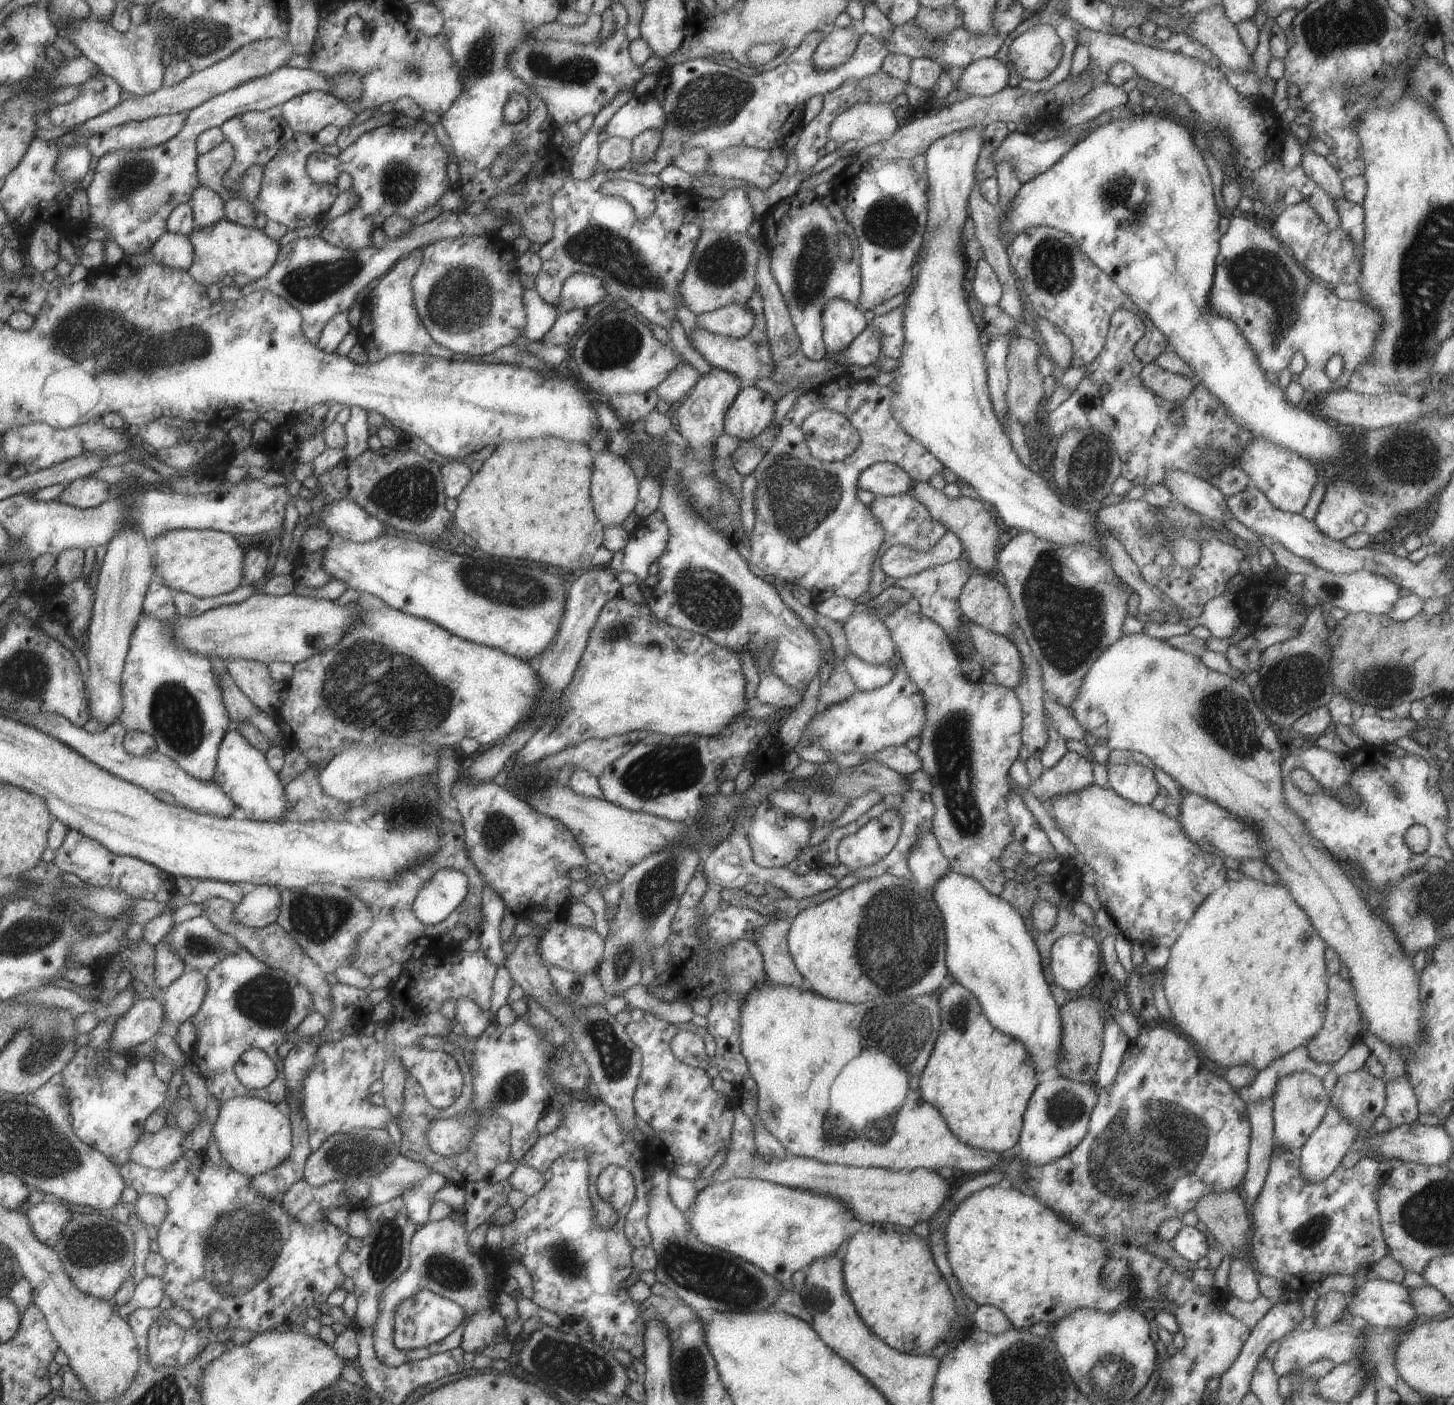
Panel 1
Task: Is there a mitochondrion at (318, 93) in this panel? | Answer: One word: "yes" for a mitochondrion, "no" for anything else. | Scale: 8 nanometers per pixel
no

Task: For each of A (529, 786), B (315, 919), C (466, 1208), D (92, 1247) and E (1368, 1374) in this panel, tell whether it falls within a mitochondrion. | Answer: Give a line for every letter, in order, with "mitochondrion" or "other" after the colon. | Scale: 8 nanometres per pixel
A: other
B: mitochondrion
C: other
D: mitochondrion
E: other

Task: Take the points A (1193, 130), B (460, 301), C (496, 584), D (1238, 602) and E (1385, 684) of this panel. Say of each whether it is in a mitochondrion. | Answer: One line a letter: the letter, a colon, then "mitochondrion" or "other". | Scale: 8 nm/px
A: other
B: mitochondrion
C: mitochondrion
D: other
E: mitochondrion

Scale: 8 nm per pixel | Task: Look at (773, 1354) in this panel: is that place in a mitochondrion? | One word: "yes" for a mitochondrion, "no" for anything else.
no

